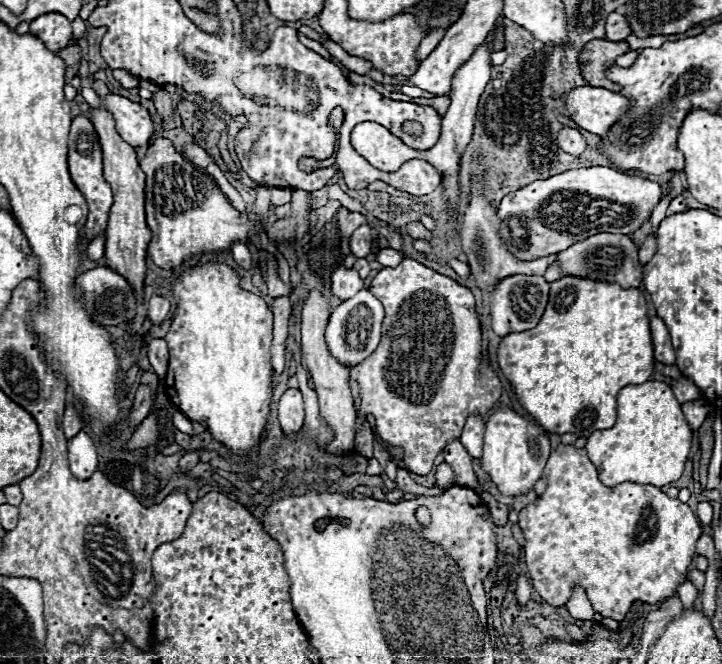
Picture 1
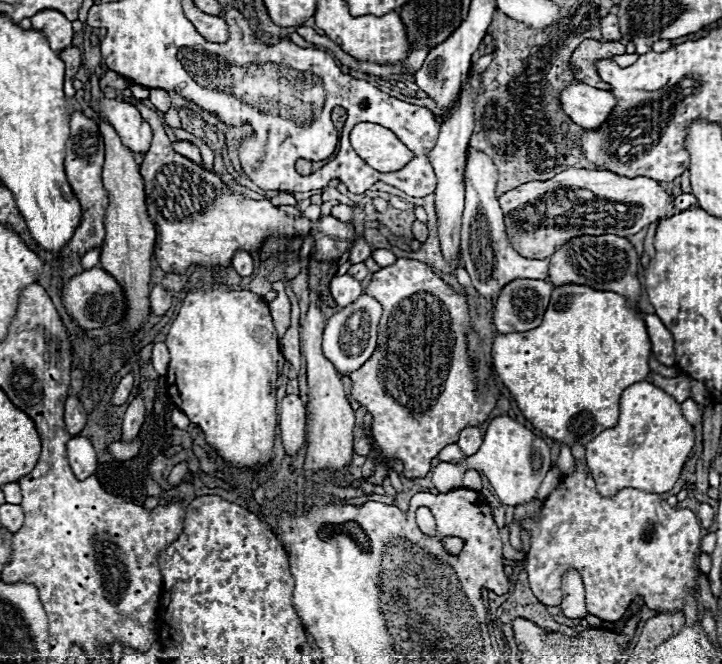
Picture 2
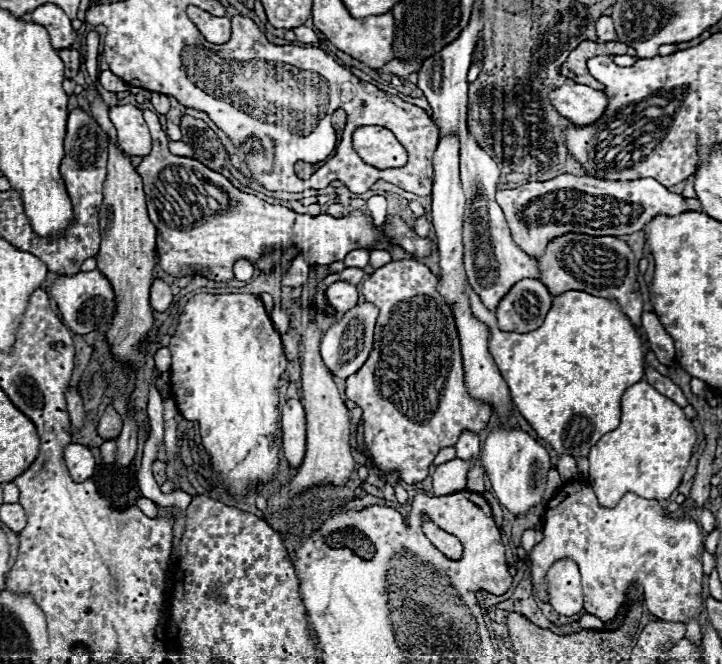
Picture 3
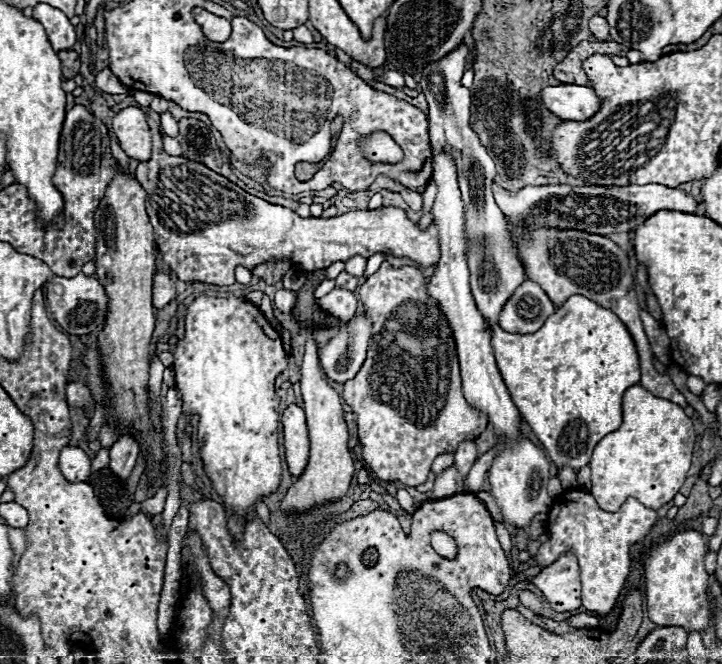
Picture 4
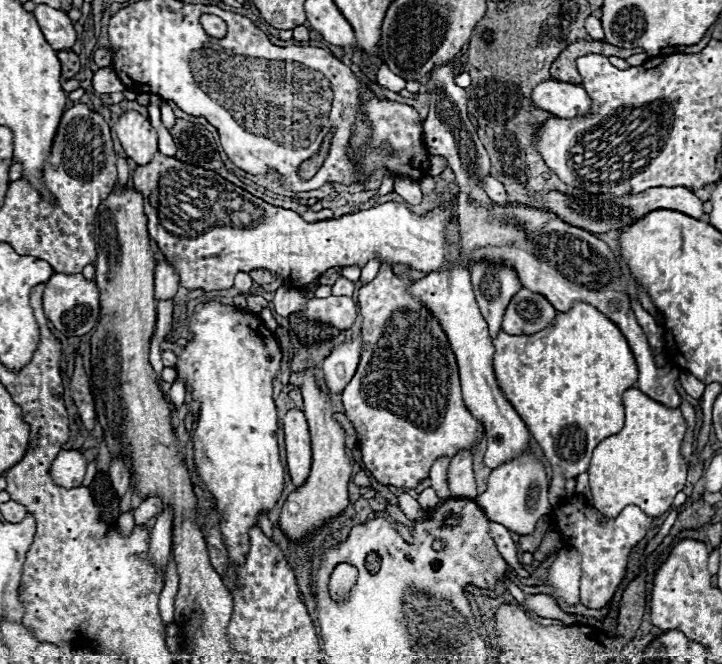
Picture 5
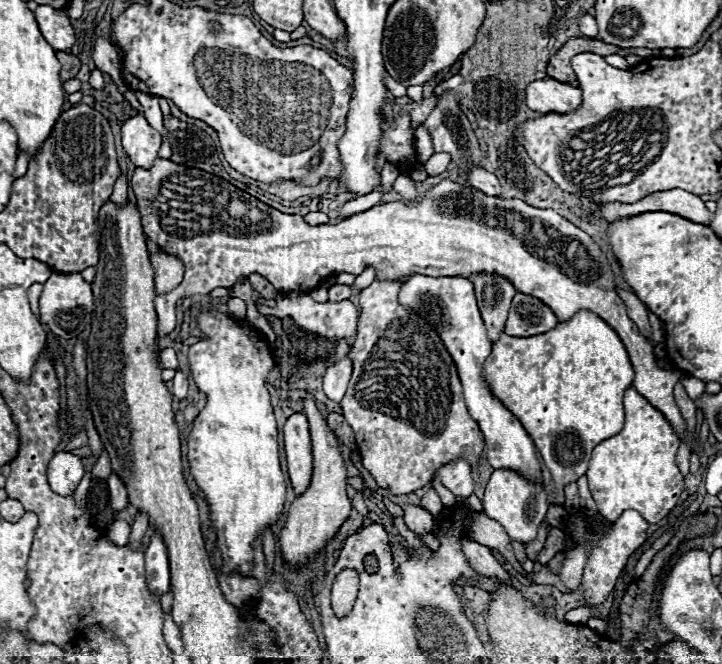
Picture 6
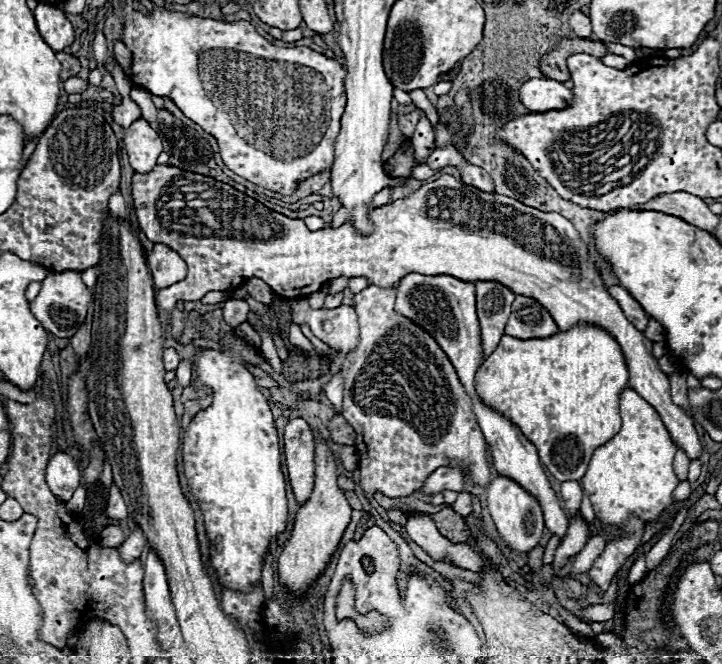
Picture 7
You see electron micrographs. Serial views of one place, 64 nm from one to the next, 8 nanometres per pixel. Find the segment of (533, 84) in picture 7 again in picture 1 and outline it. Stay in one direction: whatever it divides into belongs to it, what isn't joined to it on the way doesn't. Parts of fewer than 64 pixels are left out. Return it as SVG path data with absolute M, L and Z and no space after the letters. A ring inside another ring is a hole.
M578 86L568 92L566 108L580 128L606 138L608 128L628 110L628 100L606 88Z

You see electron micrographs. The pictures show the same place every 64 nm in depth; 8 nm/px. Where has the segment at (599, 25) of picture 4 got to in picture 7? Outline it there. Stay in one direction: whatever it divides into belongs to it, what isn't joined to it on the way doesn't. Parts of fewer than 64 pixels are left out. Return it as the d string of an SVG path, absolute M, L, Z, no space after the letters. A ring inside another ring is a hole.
M578 10L572 12L570 18L568 18L568 24L570 24L570 28L572 28L572 32L574 32L576 36L580 36L580 38L590 38L590 36L592 36L590 20L588 20L588 16L582 14L582 12L578 12Z

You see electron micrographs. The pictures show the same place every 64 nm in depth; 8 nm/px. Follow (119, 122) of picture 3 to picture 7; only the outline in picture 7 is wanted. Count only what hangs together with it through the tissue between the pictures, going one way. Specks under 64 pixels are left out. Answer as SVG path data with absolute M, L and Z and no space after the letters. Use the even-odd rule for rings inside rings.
M138 118L124 136L124 144L128 150L130 166L134 172L148 174L156 166L158 156L162 154L162 140L160 136L148 126L146 120Z

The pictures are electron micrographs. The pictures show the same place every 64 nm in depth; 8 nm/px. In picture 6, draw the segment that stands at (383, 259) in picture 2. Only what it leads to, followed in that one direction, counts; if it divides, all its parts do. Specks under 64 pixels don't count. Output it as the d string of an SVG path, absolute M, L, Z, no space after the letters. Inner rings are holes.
M368 268L368 270L364 270L356 280L354 280L354 284L352 284L352 288L354 290L364 290L366 286L370 286L372 282L374 282L374 270L372 268Z

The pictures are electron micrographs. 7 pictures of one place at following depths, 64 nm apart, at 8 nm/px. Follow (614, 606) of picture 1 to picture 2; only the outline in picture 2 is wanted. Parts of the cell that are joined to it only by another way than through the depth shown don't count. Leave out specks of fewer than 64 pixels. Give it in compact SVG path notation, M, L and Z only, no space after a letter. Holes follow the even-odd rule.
M578 460L574 472L568 476L560 474L560 478L562 480L556 490L544 500L534 520L522 522L522 528L532 532L532 546L526 554L526 570L534 596L546 606L558 606L562 598L560 576L568 568L574 568L580 572L586 588L588 612L606 622L620 620L636 596L642 596L646 606L658 614L684 612L686 596L690 590L696 590L696 578L700 574L698 566L694 566L702 540L702 526L696 516L686 508L668 506L662 496L640 492L636 488L624 488L614 498L604 500L596 492L592 474Z

